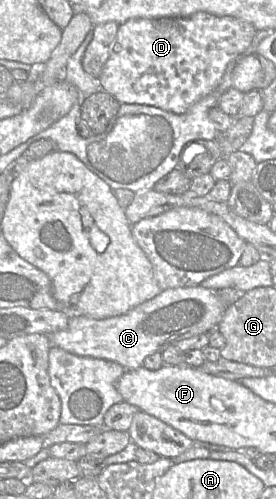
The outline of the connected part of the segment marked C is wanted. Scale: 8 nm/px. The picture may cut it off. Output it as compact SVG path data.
M203 286L164 289L159 295L145 301L130 311L113 317L96 319L89 316L70 315L68 326L50 336L52 346L57 346L74 355L114 361L125 369L143 366L145 358L155 352L162 352L168 345L195 335L217 329L227 306L221 300L218 290Z

